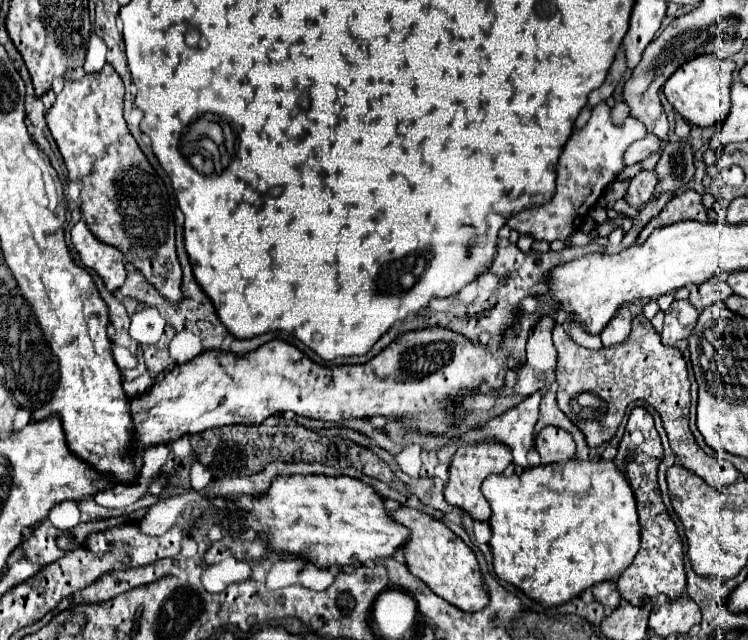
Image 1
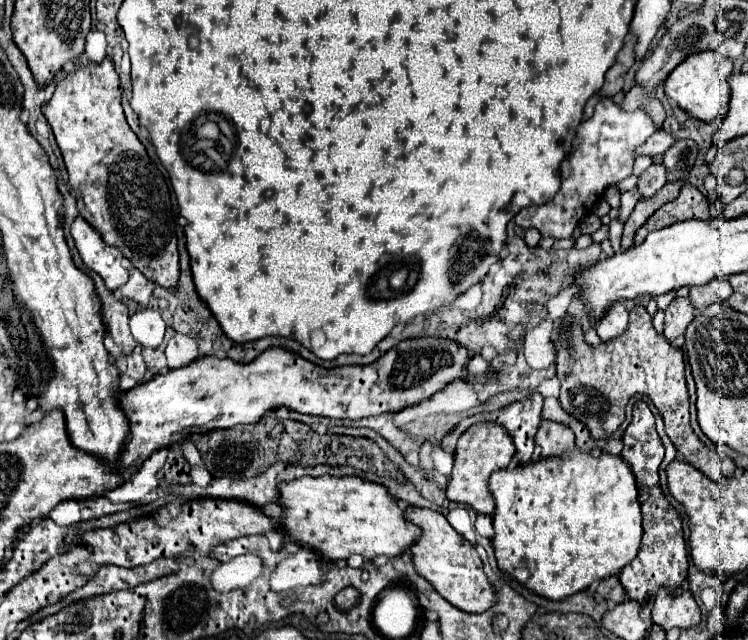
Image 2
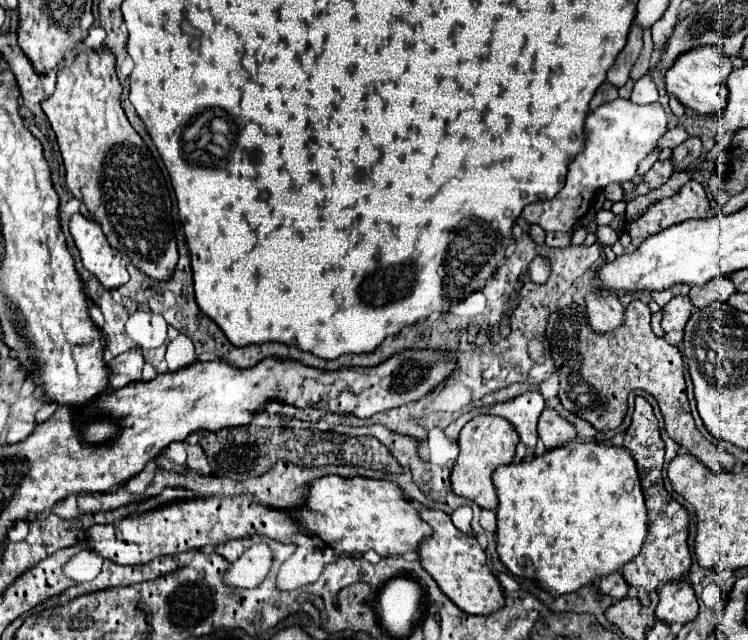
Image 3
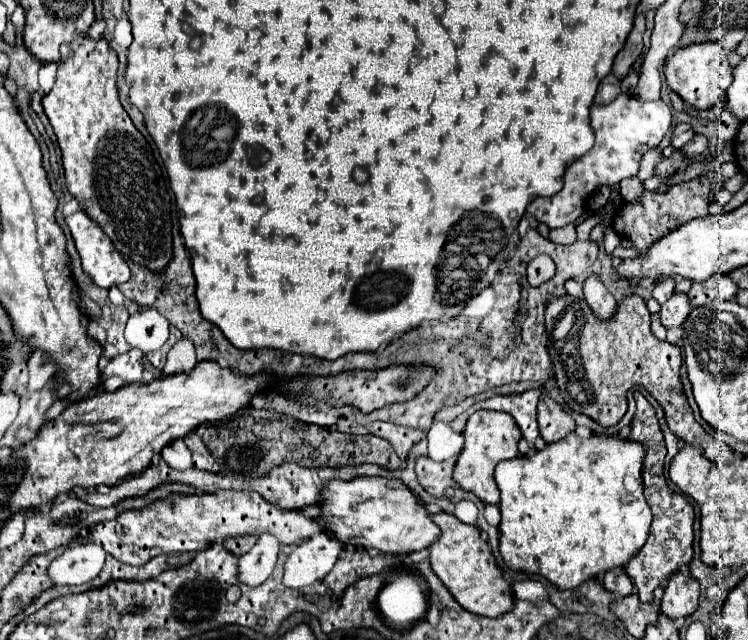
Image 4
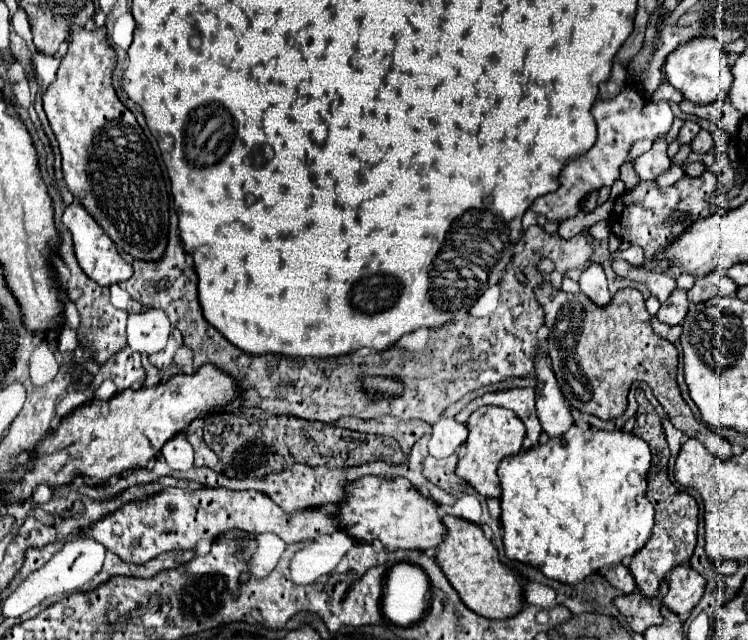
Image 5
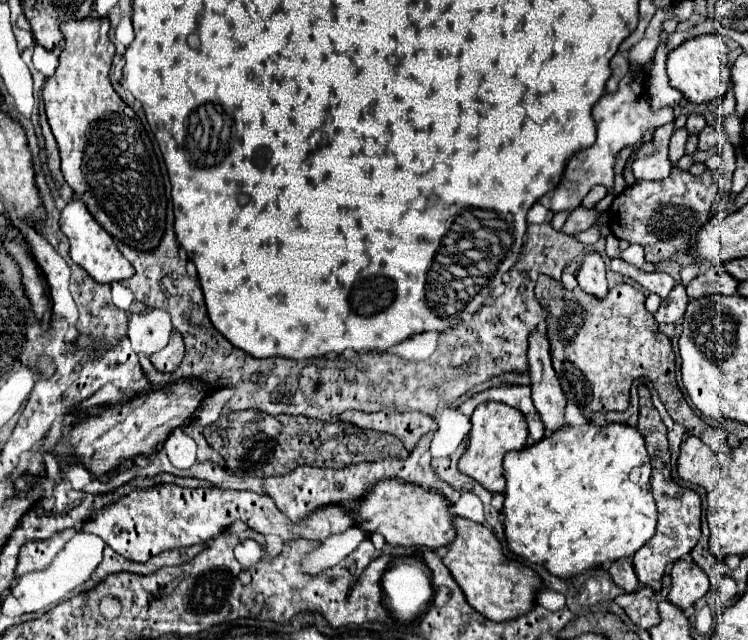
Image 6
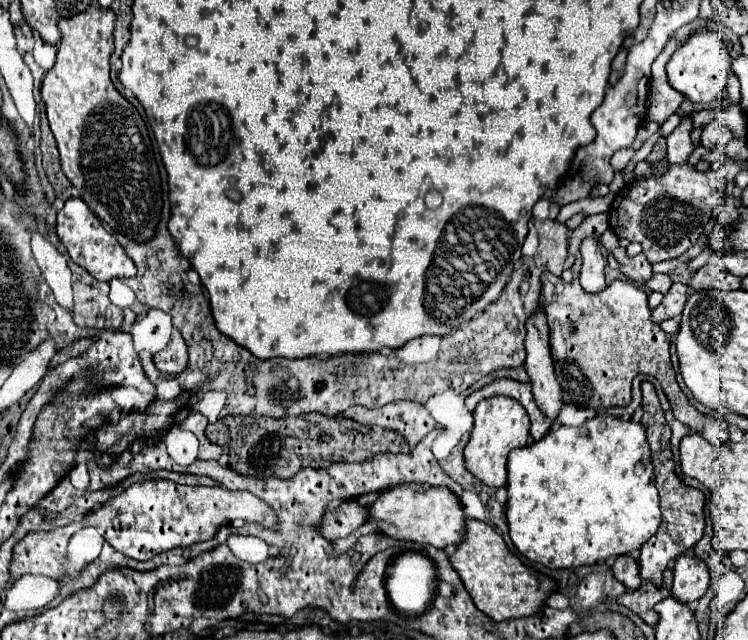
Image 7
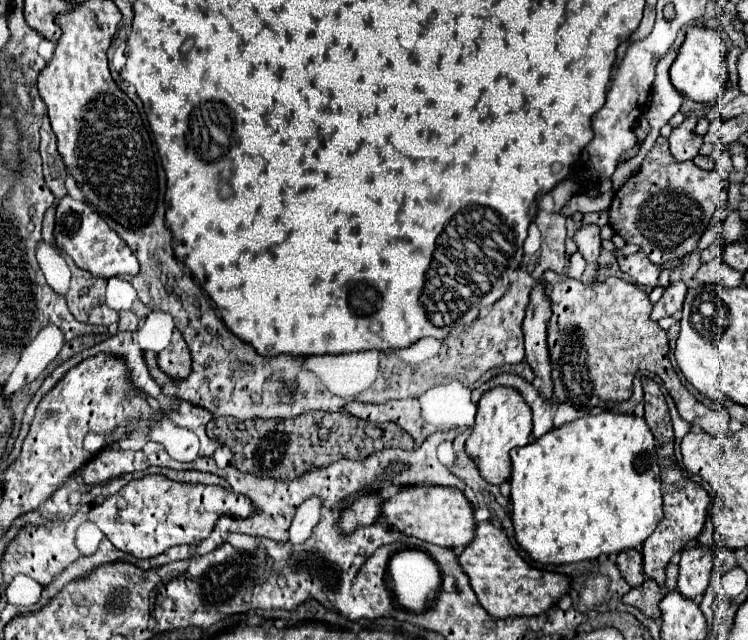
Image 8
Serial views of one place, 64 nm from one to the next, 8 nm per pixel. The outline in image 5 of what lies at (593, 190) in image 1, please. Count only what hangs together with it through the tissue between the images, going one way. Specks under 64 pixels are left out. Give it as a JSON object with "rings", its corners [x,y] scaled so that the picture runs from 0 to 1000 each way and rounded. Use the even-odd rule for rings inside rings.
{"rings":[[[850,131],[834,134],[832,144],[816,156],[797,156],[791,166],[791,181],[799,197],[797,225],[783,241],[767,247],[754,259],[749,272],[749,294],[743,300],[722,306],[711,319],[711,328],[733,338],[733,344],[757,344],[767,338],[786,300],[805,291],[818,291],[818,284],[829,275],[829,259],[837,253],[845,225],[858,216],[877,219],[880,213],[890,209],[902,184],[894,159],[874,163],[866,153],[858,153]]]}

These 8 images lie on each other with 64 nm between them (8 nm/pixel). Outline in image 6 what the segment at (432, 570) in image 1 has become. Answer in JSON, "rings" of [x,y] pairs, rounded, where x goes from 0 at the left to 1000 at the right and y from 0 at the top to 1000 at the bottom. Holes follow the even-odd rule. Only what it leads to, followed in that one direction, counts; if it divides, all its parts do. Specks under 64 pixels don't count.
{"rings":[[[610,809],[610,844],[602,850],[602,863],[591,872],[620,922],[626,944],[660,972],[674,972],[706,959],[717,947],[717,931],[727,919],[725,903],[706,884],[674,869],[671,850],[663,834],[639,816],[626,809]]]}

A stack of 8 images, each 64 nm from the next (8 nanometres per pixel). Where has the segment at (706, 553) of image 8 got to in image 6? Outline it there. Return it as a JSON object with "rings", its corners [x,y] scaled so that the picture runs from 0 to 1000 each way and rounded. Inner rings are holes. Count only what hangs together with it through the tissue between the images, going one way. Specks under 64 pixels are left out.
{"rings":[[[912,872],[901,878],[898,888],[898,919],[893,925],[893,938],[912,953],[922,950],[933,934],[939,934],[947,925],[947,900],[944,894],[925,875]]]}

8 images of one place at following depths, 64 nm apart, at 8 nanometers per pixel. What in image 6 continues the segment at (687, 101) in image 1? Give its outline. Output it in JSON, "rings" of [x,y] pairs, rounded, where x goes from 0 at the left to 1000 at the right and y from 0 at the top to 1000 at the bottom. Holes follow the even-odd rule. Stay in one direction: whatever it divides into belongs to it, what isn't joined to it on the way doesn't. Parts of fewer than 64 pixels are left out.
{"rings":[[[939,53],[917,63],[904,78],[893,84],[893,122],[896,134],[909,141],[917,156],[928,163],[952,159],[973,141],[976,131],[976,100],[973,100],[973,75],[960,53]]]}

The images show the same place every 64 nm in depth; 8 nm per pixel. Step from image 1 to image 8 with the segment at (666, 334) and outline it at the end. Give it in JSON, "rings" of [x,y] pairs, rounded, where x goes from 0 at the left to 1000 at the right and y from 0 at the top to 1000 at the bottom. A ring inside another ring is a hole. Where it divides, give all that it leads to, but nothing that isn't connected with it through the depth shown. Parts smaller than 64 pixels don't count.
{"rings":[[[896,441],[896,447],[888,453],[885,466],[874,475],[869,497],[882,500],[888,494],[904,494],[912,484],[914,463],[917,463],[917,444],[914,441]]]}

